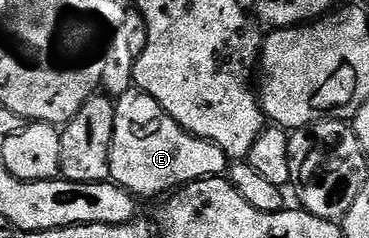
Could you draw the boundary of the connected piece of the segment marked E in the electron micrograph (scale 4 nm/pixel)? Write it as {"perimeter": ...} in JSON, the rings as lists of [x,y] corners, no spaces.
{"perimeter":[[[133,89],[119,96],[115,100],[116,124],[114,125],[114,137],[110,145],[110,165],[112,166],[111,182],[118,187],[130,192],[133,197],[140,195],[167,196],[169,193],[181,188],[185,183],[193,183],[199,179],[211,179],[220,177],[229,170],[230,160],[218,145],[214,145],[205,139],[199,139],[197,135],[189,135],[183,131],[177,123],[167,115],[150,97],[142,90]]]}

